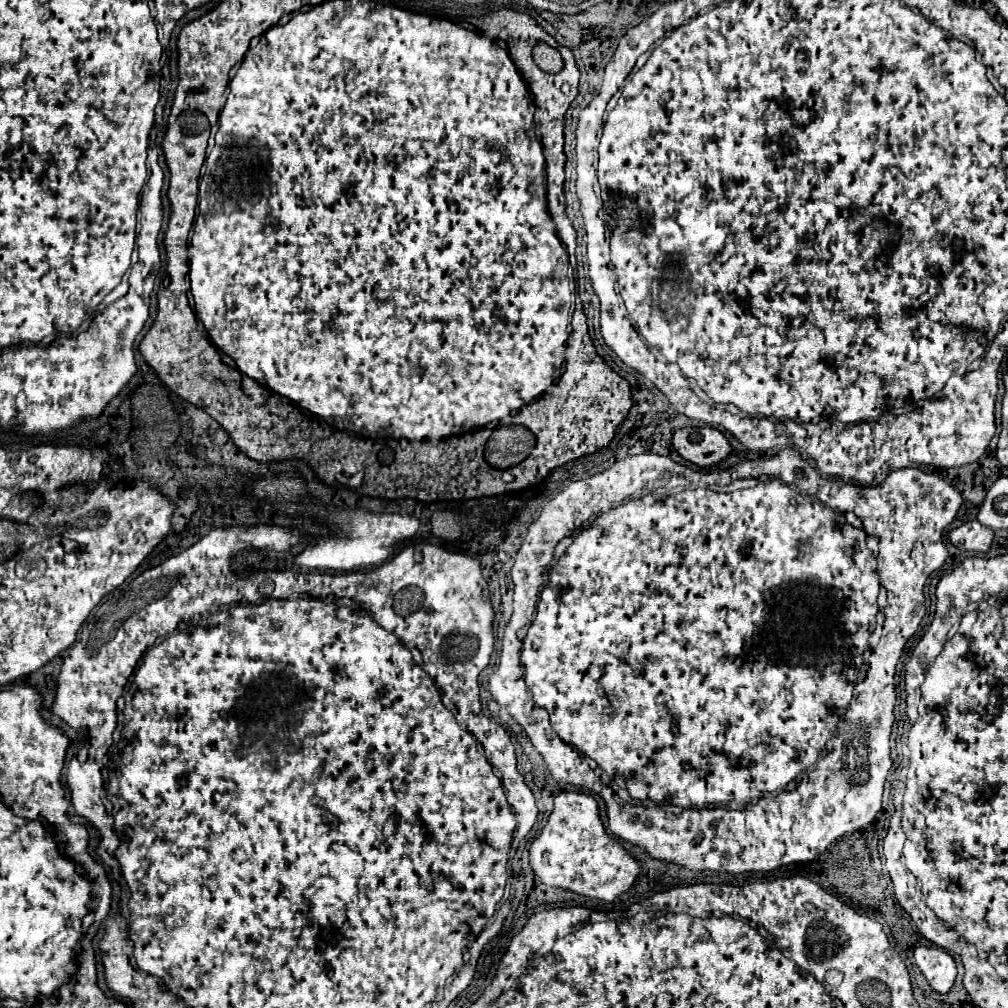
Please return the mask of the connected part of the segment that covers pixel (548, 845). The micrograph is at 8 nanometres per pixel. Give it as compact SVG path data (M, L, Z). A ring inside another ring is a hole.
M563 792L555 798L555 808L543 832L529 848L529 866L539 882L547 886L565 888L605 902L613 902L619 894L629 890L641 872L625 848L605 832L595 798L583 792Z

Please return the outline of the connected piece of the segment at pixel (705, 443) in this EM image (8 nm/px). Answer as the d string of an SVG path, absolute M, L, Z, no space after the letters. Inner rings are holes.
M711 426L679 428L675 430L671 442L673 442L673 448L685 460L701 468L717 464L731 452L727 438L717 428L711 428Z

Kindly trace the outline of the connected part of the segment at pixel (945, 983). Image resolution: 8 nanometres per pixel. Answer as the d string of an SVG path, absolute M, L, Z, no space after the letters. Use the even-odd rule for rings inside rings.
M917 946L913 956L915 964L925 974L929 986L939 994L947 994L957 976L957 966L953 956L943 948L933 948L933 946Z

